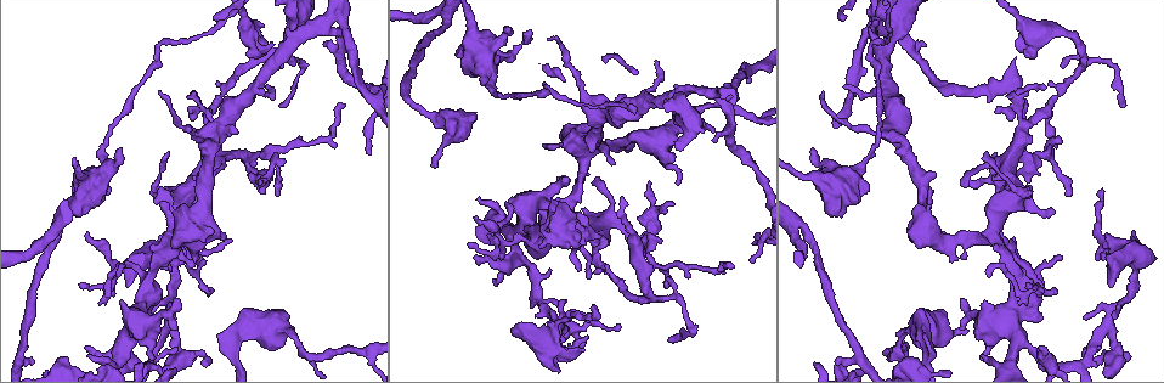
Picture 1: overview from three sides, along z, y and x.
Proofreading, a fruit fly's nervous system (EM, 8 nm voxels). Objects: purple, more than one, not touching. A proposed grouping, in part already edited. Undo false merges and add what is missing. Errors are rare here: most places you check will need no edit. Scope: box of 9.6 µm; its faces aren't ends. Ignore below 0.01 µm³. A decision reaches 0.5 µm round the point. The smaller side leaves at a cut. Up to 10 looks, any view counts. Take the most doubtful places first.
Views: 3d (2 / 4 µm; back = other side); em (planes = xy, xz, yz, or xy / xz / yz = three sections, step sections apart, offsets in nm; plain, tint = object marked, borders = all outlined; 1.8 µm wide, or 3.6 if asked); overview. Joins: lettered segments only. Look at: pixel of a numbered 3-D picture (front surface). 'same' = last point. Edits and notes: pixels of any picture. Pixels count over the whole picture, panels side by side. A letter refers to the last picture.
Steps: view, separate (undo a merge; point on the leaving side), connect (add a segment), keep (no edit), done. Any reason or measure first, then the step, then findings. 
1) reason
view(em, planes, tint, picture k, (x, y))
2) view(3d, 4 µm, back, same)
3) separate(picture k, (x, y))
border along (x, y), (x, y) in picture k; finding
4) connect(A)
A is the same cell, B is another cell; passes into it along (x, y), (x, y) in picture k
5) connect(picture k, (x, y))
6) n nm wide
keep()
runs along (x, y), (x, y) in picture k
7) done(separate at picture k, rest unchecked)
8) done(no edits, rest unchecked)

an open end
view(3d, 4 µm, picture 1, (119, 150))

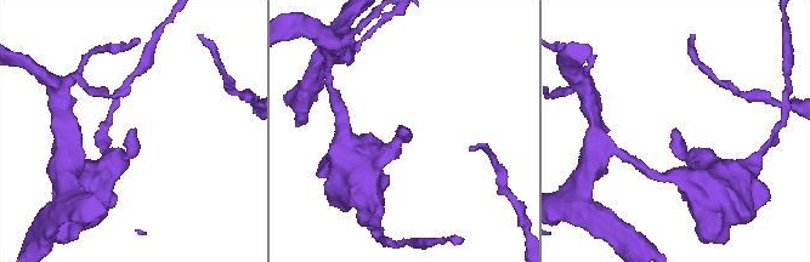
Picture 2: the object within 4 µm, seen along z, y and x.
now the EM
view(em, 3.6 µm, xy, step 8, borders, picture 2, (132, 130))

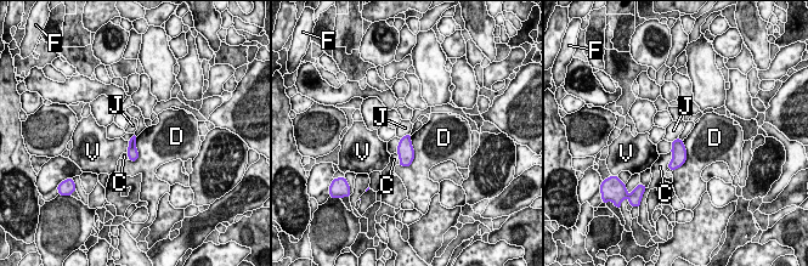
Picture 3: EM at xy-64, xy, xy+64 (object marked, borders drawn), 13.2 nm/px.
keep()
C, D, F, J and V are other cells; none of them fits

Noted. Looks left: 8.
sharp bend
view(em, planes, tint, picture 1, (574, 206))

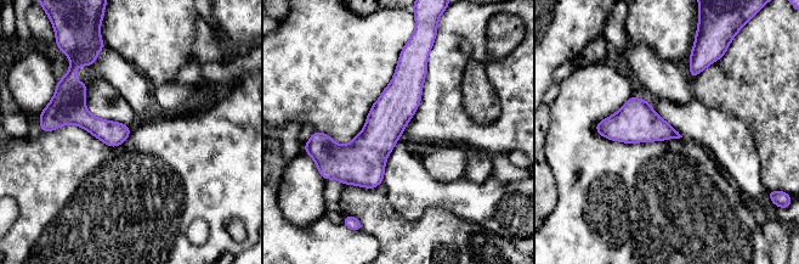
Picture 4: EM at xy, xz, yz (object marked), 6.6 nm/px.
view(em, planes, borders, same)

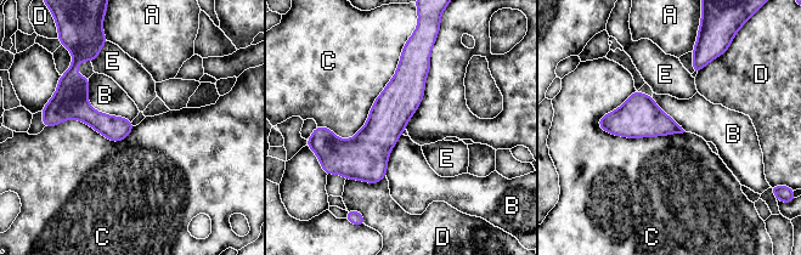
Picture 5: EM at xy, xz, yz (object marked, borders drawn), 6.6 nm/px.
keep()
A, B, C, D and E are other cells; border along (406, 43), (351, 137), (317, 126) in picture 5; all the same cell

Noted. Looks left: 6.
tapers out
view(em, planes, plain, picture 1, (676, 183))

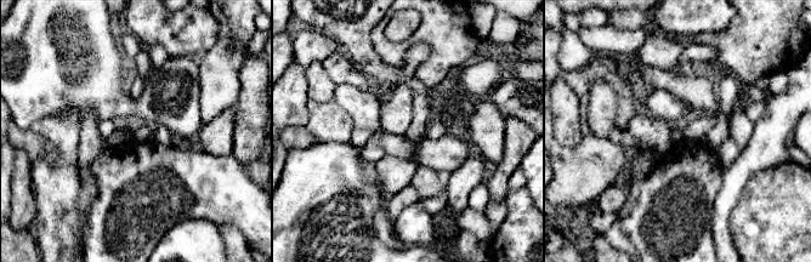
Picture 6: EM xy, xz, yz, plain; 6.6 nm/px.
see the neighbours
view(em, planes, borders, same)

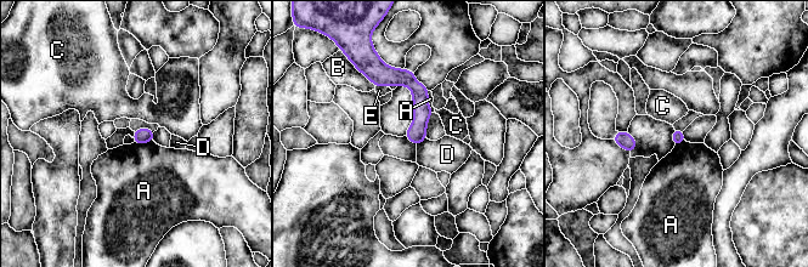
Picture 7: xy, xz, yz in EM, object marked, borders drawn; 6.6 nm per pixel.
keep()
A, B, C, D and E are other cells; runs along (383, 68), (419, 91), (418, 140) in picture 7; no lettered segment goes on from it

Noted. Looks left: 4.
tapers out
view(em, planes, borders, picture 1, (34, 363))

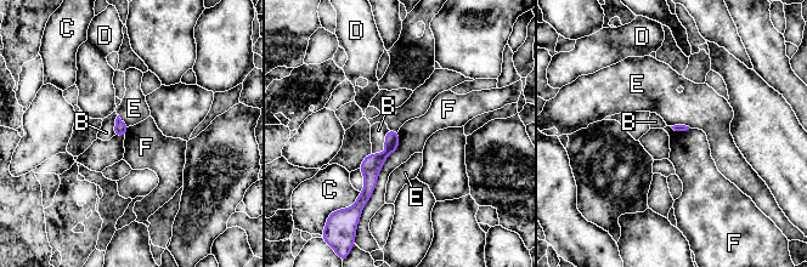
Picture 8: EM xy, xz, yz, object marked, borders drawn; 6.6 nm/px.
F touches over 550 nm
keep()
B, C, D, E and F are other cells; runs along (395, 134), (362, 194) in picture 8; none of them fits

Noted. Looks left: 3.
done(no edits, rest unchecked)

